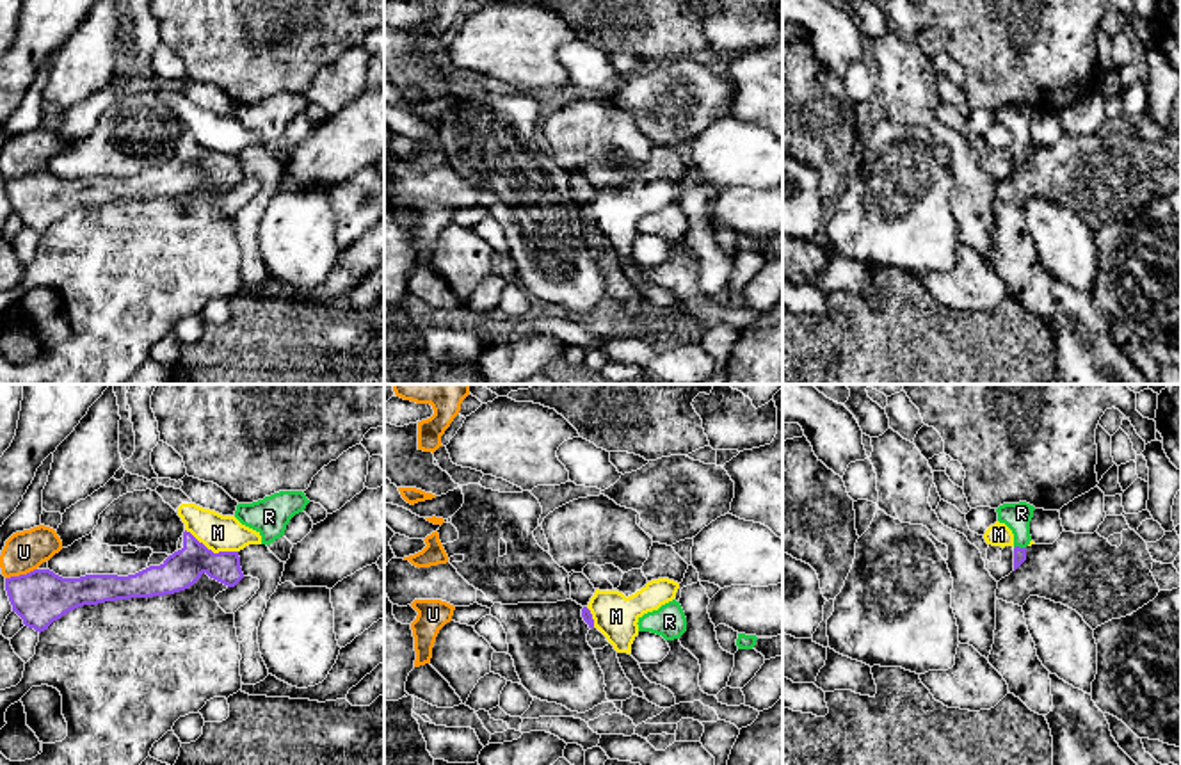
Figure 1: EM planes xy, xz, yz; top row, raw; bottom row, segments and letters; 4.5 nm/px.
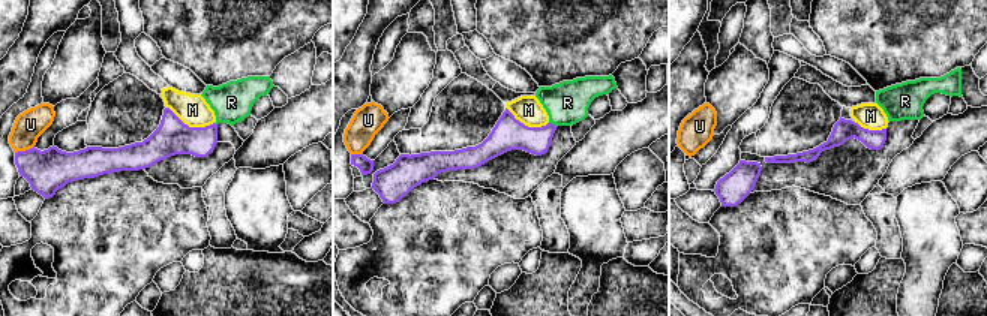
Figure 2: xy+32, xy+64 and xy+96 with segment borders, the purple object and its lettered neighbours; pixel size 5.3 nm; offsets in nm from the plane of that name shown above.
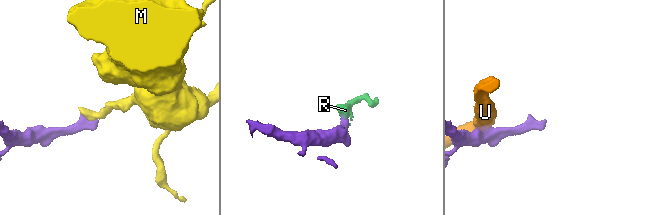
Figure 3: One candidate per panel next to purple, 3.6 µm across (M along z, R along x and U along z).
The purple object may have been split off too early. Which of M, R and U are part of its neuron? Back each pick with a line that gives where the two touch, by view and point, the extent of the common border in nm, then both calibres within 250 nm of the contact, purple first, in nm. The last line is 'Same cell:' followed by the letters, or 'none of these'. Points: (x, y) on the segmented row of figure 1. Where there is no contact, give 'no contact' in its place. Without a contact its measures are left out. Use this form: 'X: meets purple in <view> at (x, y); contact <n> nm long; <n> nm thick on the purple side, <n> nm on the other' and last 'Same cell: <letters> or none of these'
R: meets purple in yz at (1018, 547); contact 60 nm long; 60 nm thick on the purple side, 120 nm on the other
Same cell: R

